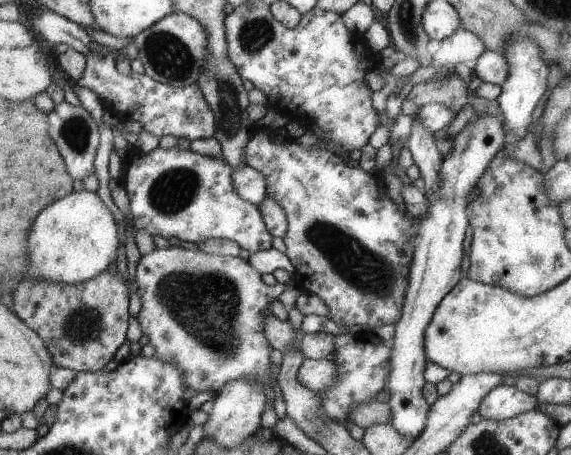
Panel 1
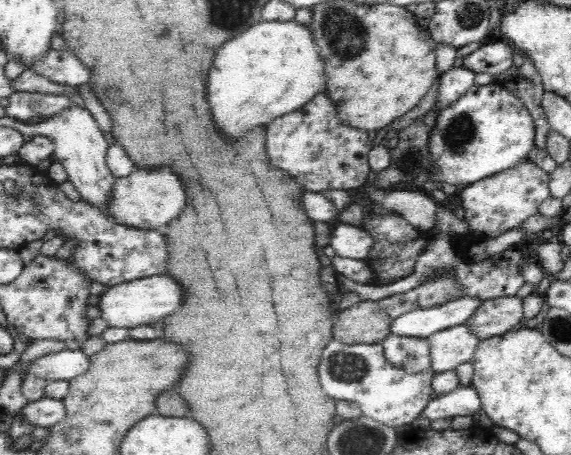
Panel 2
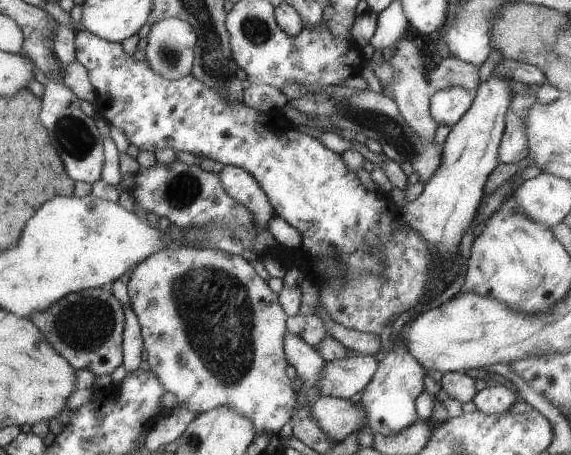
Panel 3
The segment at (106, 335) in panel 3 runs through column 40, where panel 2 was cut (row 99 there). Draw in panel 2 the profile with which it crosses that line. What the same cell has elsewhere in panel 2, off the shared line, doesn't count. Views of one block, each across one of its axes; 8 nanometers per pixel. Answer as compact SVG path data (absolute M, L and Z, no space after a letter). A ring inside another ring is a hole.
M318 92L310 102L294 112L275 118L265 126L266 153L270 166L290 175L303 191L347 192L366 184L368 156L373 150L369 132L350 127L338 118L338 109L326 94Z

